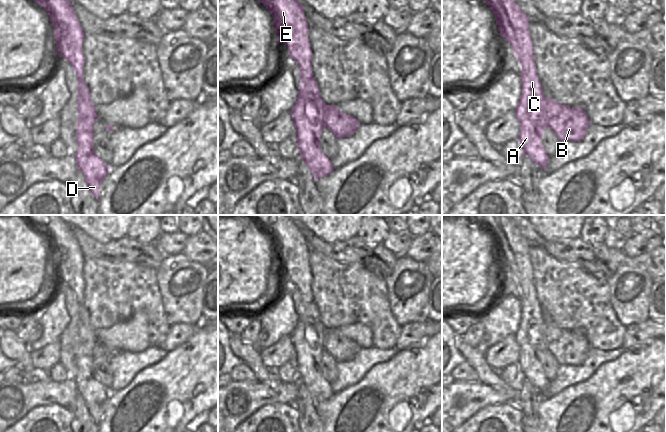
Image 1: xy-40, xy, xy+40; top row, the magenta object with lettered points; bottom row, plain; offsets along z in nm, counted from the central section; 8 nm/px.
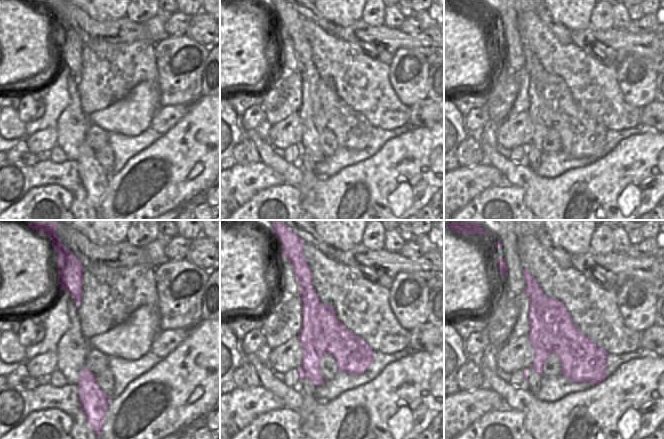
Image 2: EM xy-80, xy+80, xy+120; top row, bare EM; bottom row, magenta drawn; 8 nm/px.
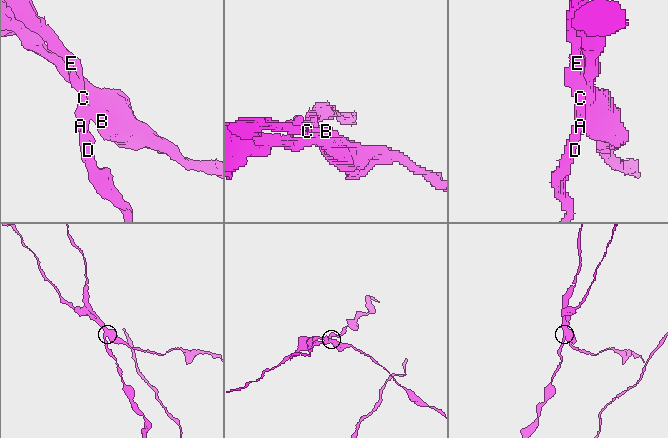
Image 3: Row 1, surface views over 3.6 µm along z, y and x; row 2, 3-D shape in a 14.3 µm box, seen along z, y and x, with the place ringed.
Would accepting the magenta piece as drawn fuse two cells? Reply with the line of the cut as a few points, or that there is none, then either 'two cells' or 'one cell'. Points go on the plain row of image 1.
cut in xy+40 along (543, 321), (543, 335), (549, 350); two cells

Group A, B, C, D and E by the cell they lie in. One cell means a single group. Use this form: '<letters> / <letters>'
A C D E / B

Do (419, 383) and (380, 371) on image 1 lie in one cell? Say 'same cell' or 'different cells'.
same cell

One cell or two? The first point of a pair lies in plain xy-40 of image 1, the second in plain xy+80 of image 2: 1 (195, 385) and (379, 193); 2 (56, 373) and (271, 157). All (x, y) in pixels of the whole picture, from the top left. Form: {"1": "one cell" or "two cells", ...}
{"1": "one cell", "2": "two cells"}

